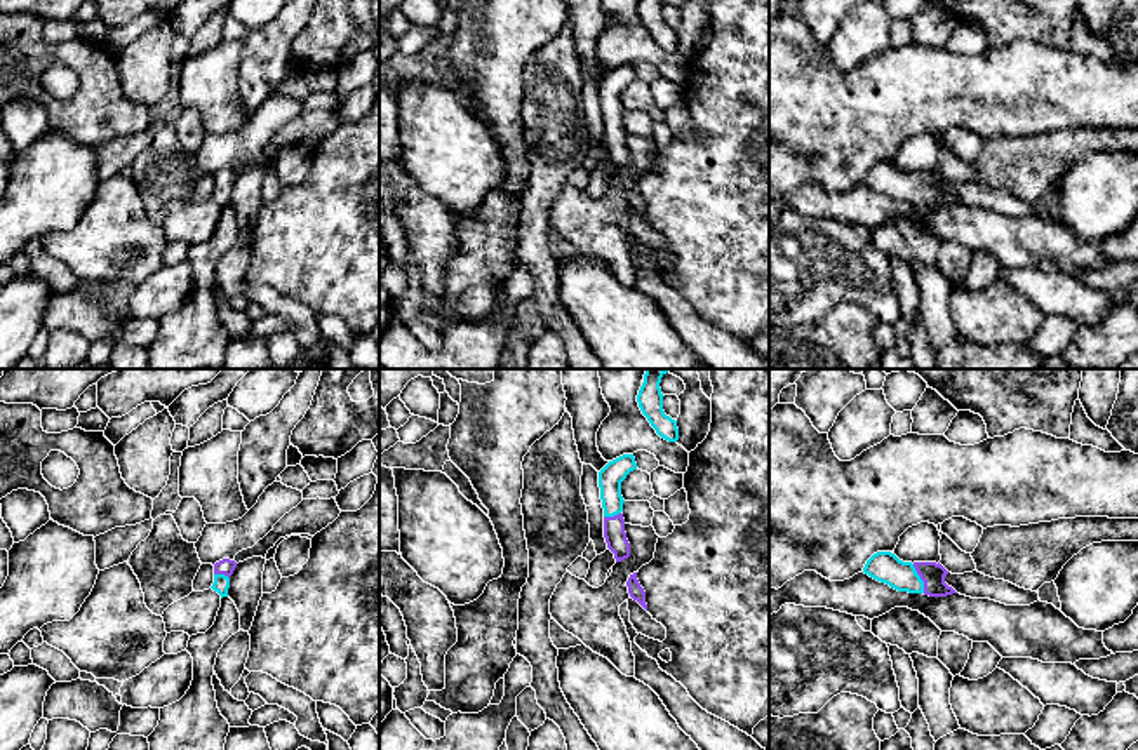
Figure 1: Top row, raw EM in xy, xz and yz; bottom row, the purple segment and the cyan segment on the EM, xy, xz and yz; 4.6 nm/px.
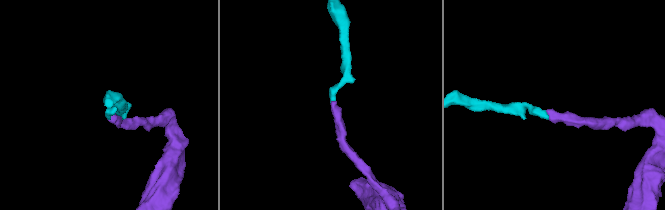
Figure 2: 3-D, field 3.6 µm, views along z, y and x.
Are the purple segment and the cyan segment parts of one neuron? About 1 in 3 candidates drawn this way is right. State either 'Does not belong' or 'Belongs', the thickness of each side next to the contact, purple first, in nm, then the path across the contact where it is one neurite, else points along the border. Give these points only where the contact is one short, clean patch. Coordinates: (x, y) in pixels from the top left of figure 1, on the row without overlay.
Belongs. Thickness 110 nm (purple) against 140 nm. Path across: yz (933, 185), (921, 188), (902, 187), (883, 176)

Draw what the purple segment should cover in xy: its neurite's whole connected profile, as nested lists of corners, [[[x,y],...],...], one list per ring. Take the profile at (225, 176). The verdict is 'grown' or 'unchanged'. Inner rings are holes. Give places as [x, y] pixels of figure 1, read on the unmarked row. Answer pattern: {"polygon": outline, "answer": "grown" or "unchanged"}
{"polygon": [[[223,169],[214,174],[214,193],[212,200],[218,202],[223,207],[228,207],[228,198],[230,198],[230,186],[233,184],[237,177],[235,171]]], "answer": "grown"}

